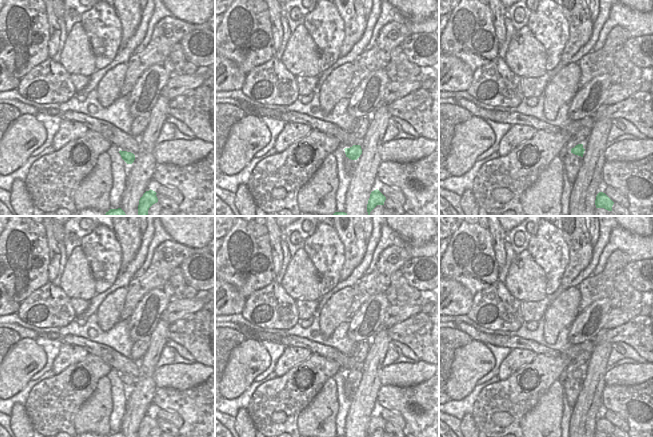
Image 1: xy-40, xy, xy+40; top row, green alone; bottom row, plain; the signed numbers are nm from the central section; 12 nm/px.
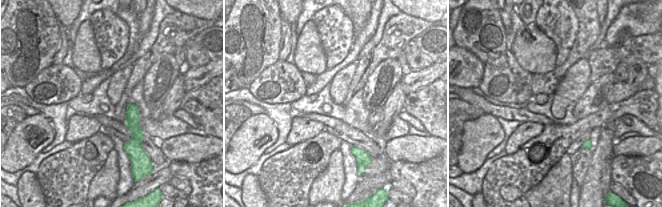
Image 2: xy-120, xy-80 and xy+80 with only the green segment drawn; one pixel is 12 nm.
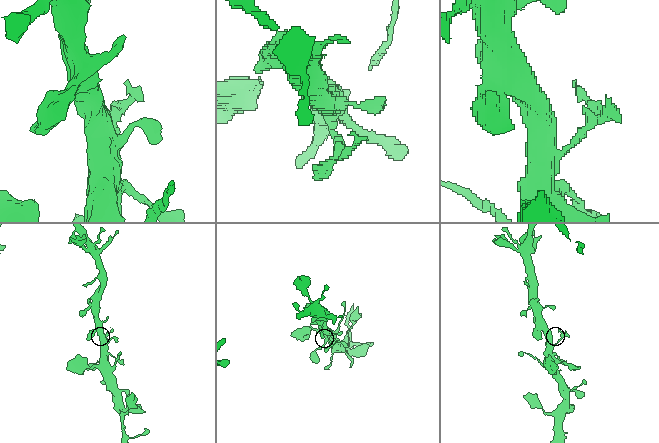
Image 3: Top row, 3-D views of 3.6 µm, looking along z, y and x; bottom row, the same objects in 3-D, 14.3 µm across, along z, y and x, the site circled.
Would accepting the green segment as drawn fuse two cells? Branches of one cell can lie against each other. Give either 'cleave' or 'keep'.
cleave

